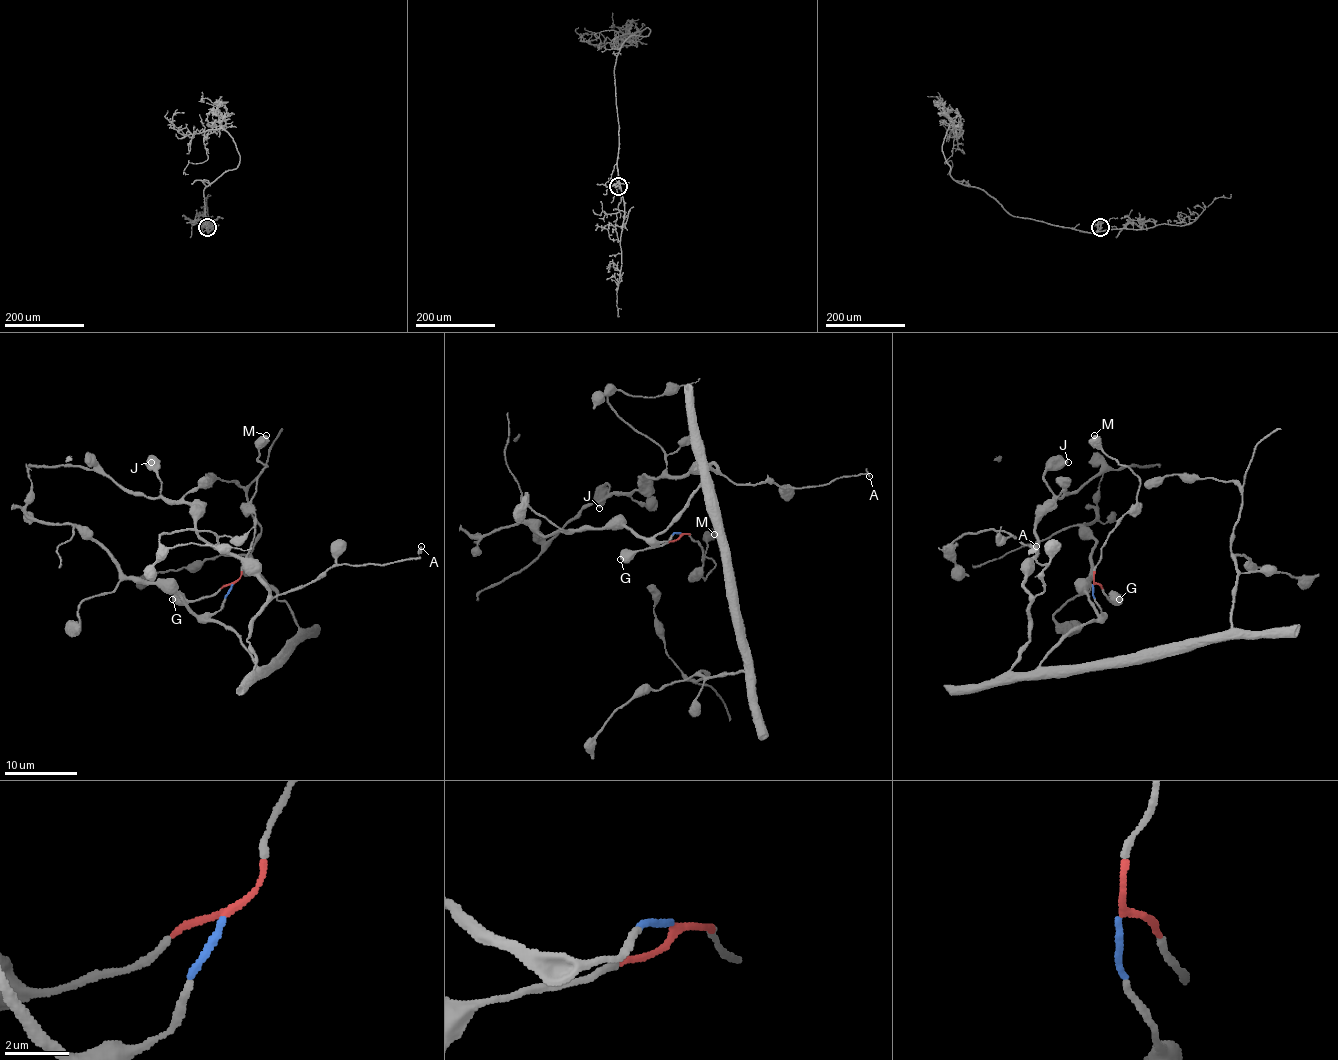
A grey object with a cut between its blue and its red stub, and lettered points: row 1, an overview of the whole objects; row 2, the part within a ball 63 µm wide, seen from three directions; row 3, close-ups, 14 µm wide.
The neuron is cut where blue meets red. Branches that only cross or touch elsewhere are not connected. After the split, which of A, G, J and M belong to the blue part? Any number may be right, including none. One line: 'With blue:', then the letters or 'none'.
With blue: A, J

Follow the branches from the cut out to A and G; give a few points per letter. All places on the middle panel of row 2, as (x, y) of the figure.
A: (680, 532), (655, 537), (704, 477), (702, 452), (696, 470), (738, 484), (822, 486), (870, 475)
G: (680, 534), (673, 541), (642, 550), (629, 550), (620, 559)

